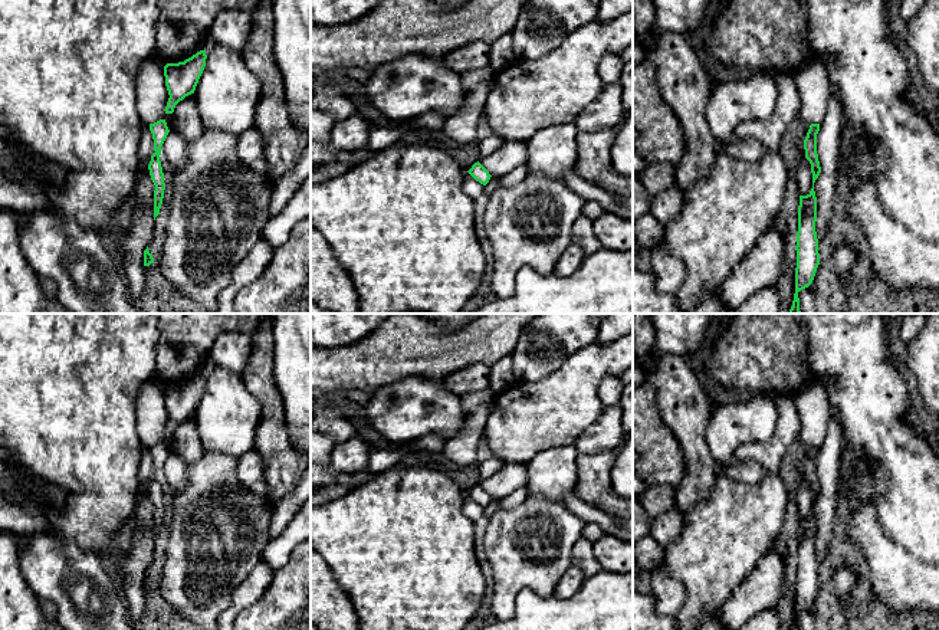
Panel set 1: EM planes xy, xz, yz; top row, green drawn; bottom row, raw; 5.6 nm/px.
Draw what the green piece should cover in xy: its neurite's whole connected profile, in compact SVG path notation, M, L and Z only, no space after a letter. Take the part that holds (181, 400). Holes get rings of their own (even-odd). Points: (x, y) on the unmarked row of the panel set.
M200 373L184 384L167 385L164 388L165 408L170 417L164 432L165 436L173 436L180 423L194 416L204 393L206 381L206 373Z

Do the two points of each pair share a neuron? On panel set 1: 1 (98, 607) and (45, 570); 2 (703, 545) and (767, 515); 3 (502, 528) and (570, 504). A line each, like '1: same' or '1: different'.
1: same
2: same
3: different

